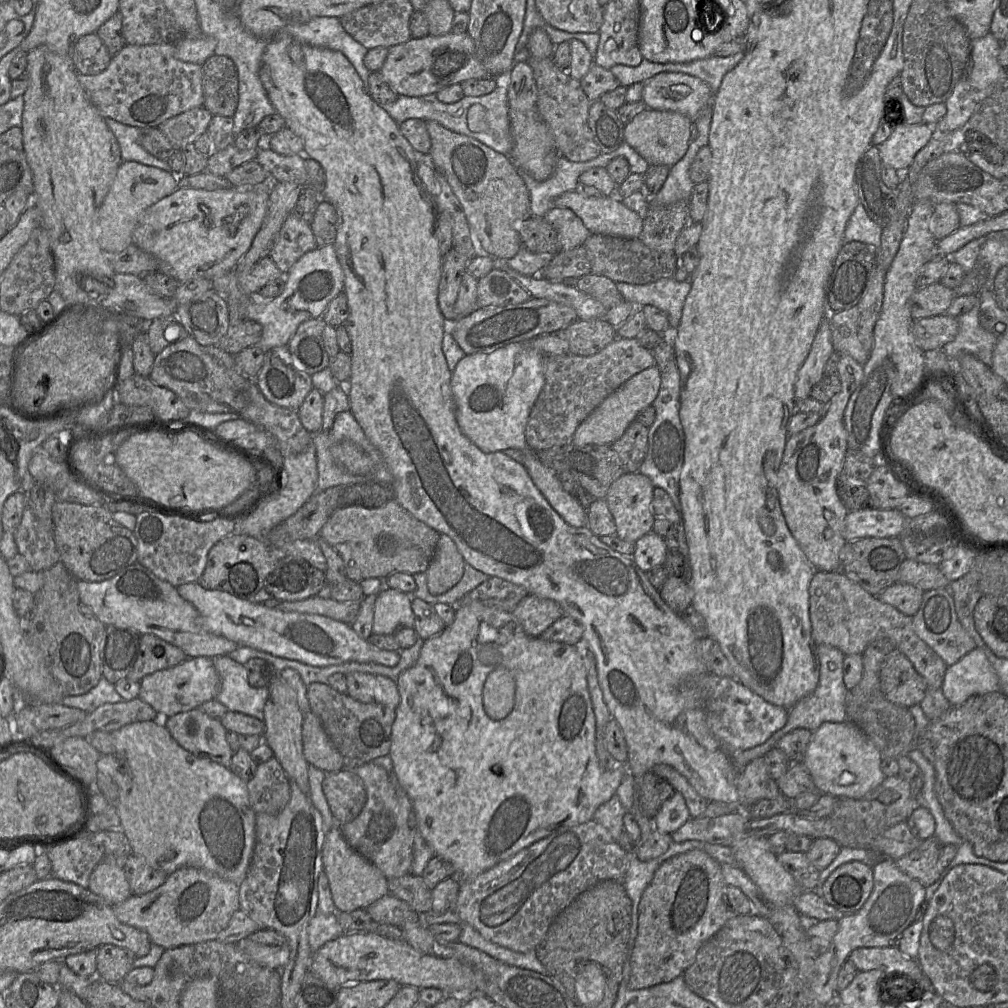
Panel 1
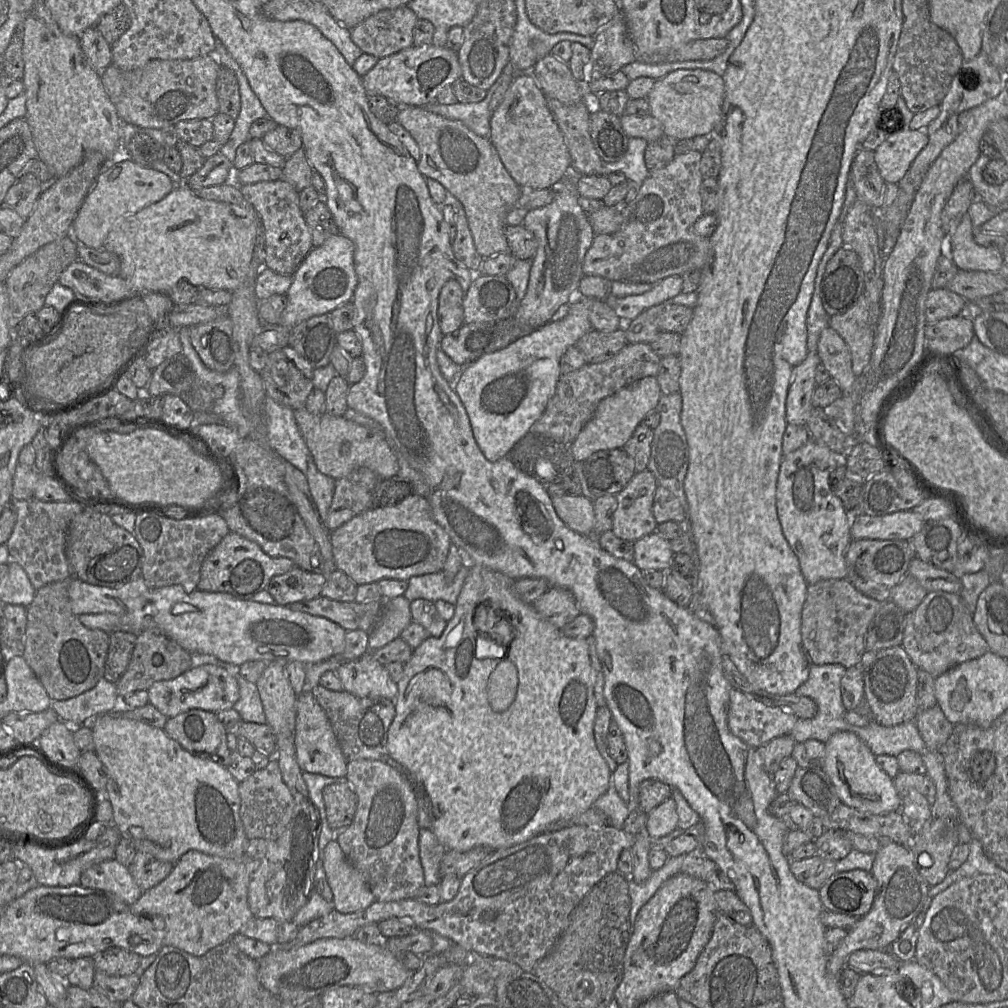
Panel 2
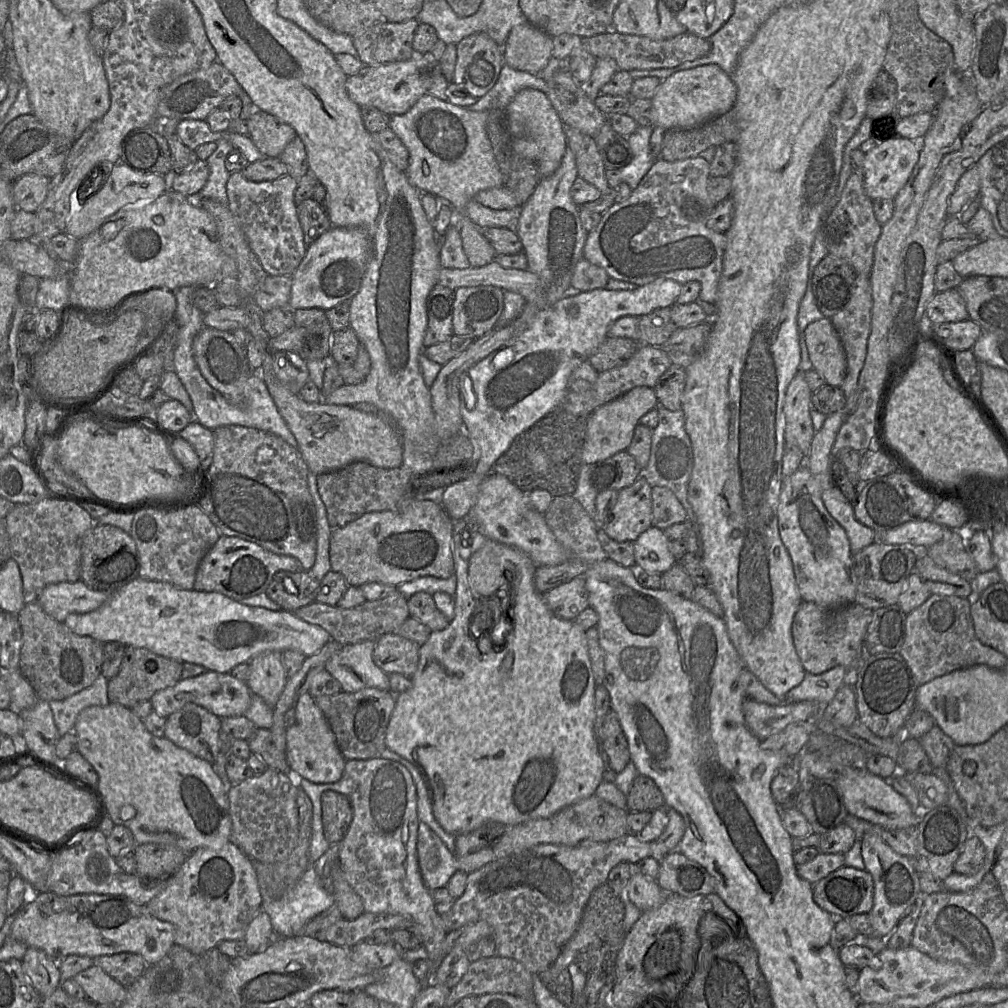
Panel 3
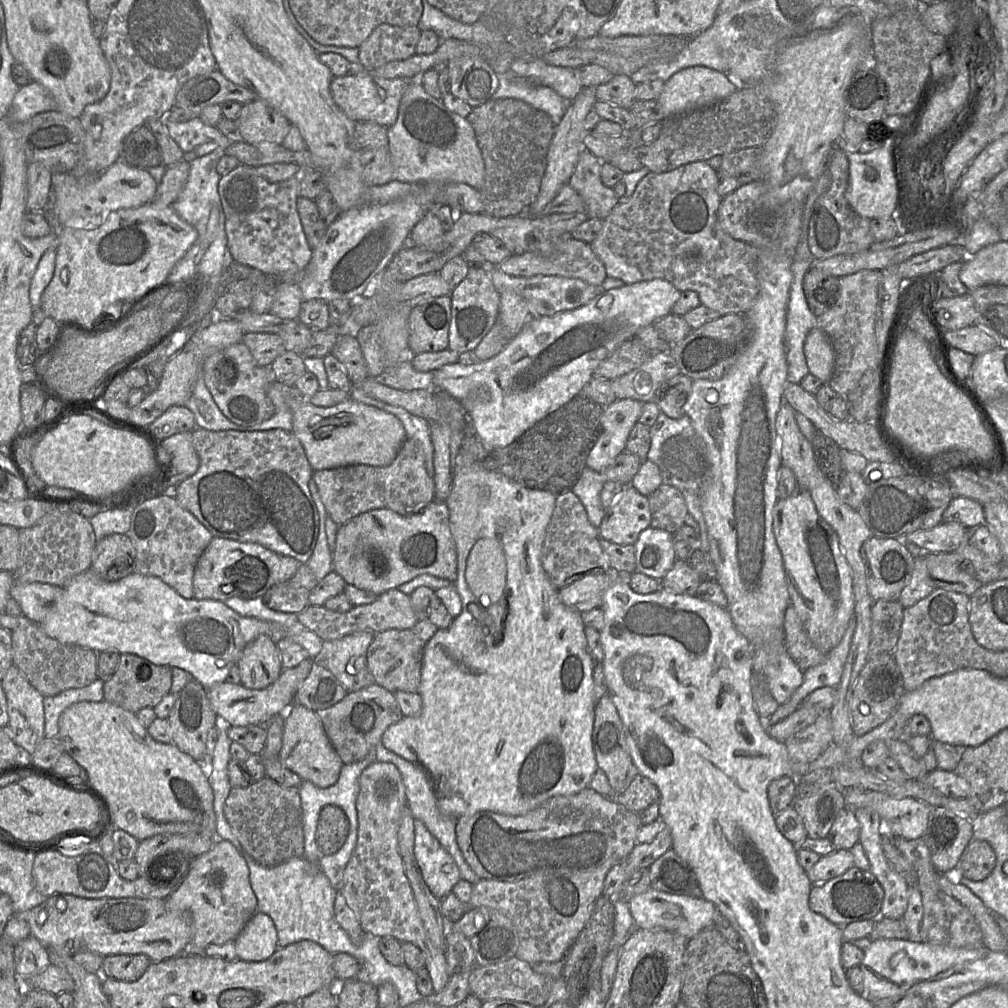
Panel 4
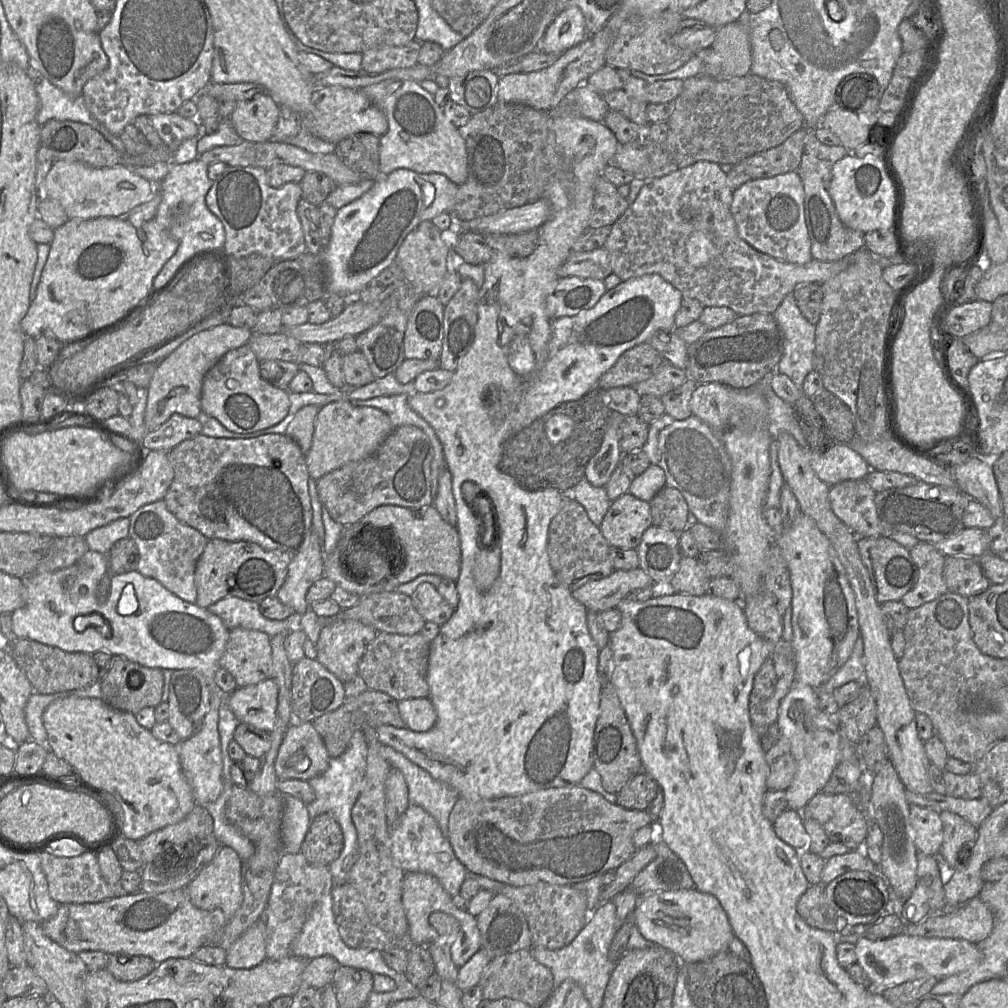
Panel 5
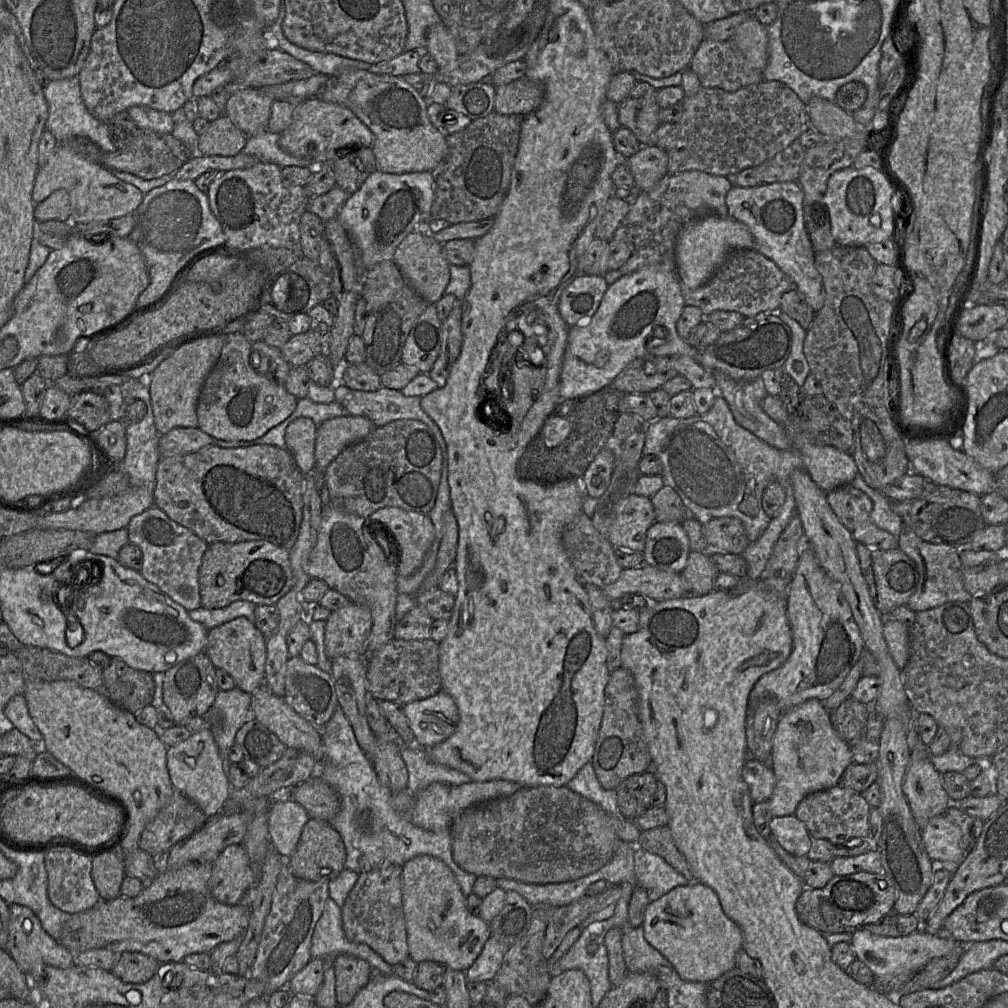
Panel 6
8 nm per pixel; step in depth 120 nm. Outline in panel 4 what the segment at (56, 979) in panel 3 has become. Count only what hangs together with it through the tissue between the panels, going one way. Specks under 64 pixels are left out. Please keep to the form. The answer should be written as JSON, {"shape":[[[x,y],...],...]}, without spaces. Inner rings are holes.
{"shape":[[[30,935],[14,946],[14,964],[19,979],[29,980],[42,973],[51,961],[47,948]]]}

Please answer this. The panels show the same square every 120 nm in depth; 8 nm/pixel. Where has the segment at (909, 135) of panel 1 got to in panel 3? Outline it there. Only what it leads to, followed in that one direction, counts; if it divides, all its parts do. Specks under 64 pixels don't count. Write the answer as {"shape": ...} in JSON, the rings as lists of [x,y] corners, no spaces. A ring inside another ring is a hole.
{"shape":[[[894,128],[886,140],[866,152],[863,163],[863,186],[867,196],[872,200],[894,199],[909,179],[922,148],[923,138],[908,139],[897,136]]]}

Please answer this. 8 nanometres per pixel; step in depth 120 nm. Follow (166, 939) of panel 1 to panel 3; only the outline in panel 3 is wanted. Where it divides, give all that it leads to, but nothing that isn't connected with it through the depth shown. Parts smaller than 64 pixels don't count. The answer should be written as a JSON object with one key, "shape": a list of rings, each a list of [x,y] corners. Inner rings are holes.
{"shape":[[[230,841],[219,850],[202,848],[193,851],[166,881],[165,889],[146,906],[156,918],[174,926],[174,943],[194,954],[216,948],[221,941],[243,939],[250,922],[261,911],[262,897],[252,860]]]}

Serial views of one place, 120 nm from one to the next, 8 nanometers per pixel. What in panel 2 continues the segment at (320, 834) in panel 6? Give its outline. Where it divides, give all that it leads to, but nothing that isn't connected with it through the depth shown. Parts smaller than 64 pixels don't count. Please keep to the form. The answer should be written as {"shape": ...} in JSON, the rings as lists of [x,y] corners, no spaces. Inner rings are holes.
{"shape":[[[348,782],[329,784],[323,788],[326,818],[330,828],[340,832],[353,821],[358,798]]]}

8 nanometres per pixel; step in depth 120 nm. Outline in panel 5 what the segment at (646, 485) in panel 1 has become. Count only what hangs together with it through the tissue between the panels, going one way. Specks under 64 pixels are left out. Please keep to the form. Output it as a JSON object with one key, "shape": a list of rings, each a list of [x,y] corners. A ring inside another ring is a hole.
{"shape":[[[628,492],[612,501],[599,528],[610,547],[636,549],[641,541],[642,534],[652,526],[652,523],[650,503],[638,499]]]}

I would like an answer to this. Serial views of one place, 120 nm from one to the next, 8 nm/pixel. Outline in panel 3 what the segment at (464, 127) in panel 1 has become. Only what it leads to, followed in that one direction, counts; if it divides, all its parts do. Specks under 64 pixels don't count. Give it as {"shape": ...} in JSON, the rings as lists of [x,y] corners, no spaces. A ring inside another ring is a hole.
{"shape":[[[504,64],[496,84],[479,101],[469,107],[470,111],[505,110],[516,94],[525,88],[548,93],[547,82],[536,74],[520,71]]]}

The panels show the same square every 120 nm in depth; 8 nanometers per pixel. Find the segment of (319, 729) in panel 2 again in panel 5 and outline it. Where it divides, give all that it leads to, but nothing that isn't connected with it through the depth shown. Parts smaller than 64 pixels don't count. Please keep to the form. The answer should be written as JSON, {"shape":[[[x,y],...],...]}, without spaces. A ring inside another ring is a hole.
{"shape":[[[292,722],[284,735],[274,763],[278,780],[310,780],[322,775],[330,756],[311,722]]]}

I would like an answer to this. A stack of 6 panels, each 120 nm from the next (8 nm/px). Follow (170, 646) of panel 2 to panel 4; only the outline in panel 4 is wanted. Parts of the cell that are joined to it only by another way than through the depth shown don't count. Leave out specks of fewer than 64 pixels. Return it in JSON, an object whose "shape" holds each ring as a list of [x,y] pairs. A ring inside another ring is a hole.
{"shape":[[[122,653],[115,672],[103,683],[103,700],[136,714],[146,707],[153,709],[170,693],[171,684],[171,667],[155,665],[137,655]]]}

